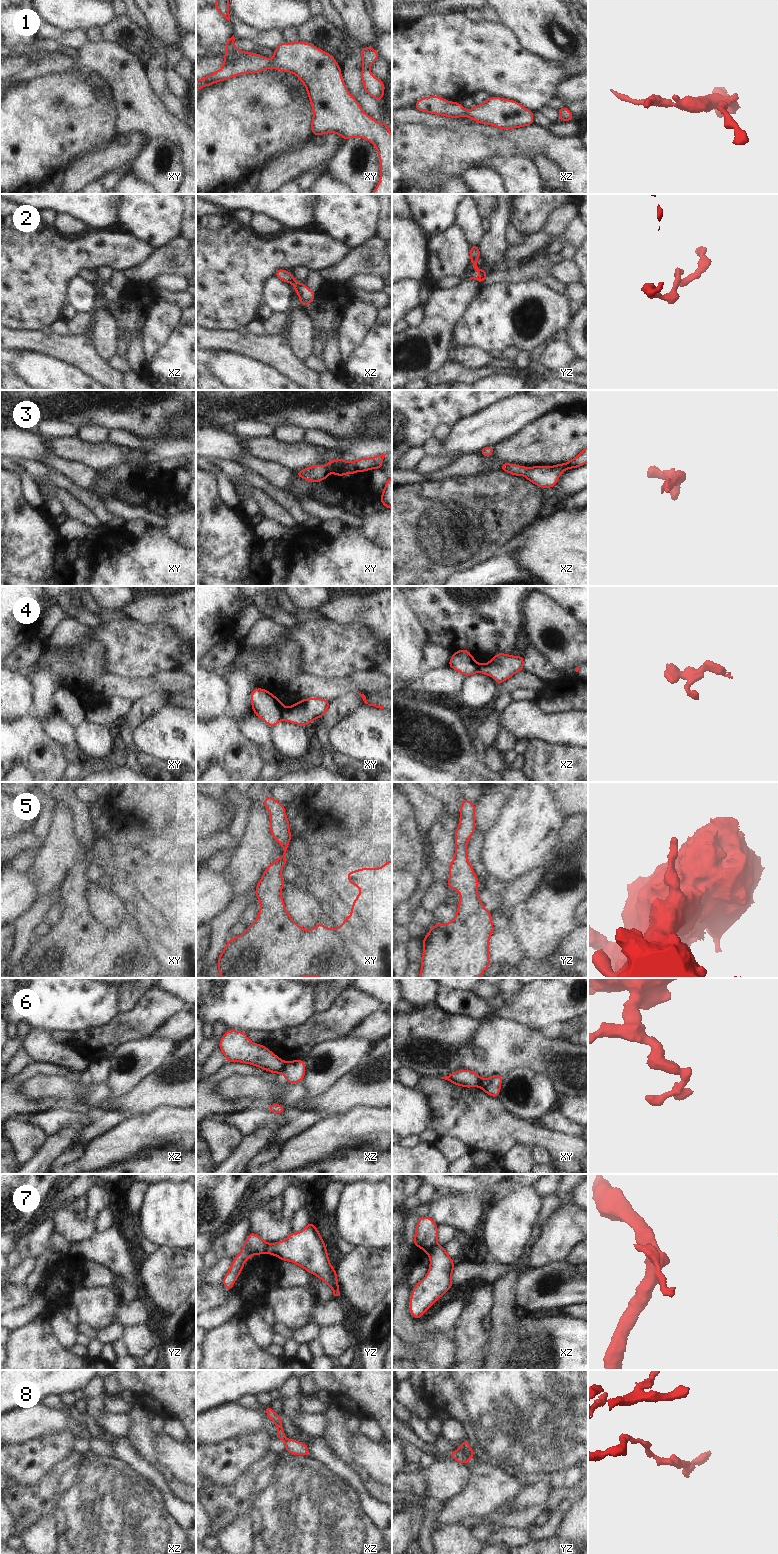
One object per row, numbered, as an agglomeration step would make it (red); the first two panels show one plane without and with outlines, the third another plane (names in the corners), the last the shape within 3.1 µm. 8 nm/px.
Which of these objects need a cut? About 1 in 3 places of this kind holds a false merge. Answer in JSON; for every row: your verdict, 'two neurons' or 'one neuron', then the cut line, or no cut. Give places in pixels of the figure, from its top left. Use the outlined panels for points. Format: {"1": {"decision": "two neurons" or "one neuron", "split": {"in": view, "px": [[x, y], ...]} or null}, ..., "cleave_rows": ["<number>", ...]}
{"1": {"decision": "one neuron", "split": null}, "2": {"decision": "two neurons", "split": {"in": "xz", "px": [[293, 278], [291, 283]]}}, "3": {"decision": "one neuron", "split": null}, "4": {"decision": "two neurons", "split": {"in": "xy", "px": [[284, 708], [281, 718]]}}, "5": {"decision": "one neuron", "split": null}, "6": {"decision": "two neurons", "split": {"in": "xz", "px": [[285, 1062], [282, 1072]]}}, "7": {"decision": "two neurons", "split": {"in": "xz", "px": [[436, 1244], [427, 1253]]}}, "8": {"decision": "two neurons", "split": {"in": "yz", "px": [[459, 1448], [469, 1458]]}}, "cleave_rows": ["2", "4", "6", "7", "8"]}

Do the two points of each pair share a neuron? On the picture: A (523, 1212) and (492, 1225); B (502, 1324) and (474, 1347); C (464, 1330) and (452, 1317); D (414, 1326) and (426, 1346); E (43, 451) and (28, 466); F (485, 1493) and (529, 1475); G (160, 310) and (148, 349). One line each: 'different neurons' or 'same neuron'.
A: same neuron
B: different neurons
C: different neurons
D: different neurons
E: different neurons
F: different neurons
G: same neuron

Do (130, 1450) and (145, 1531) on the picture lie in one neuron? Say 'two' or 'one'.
two

